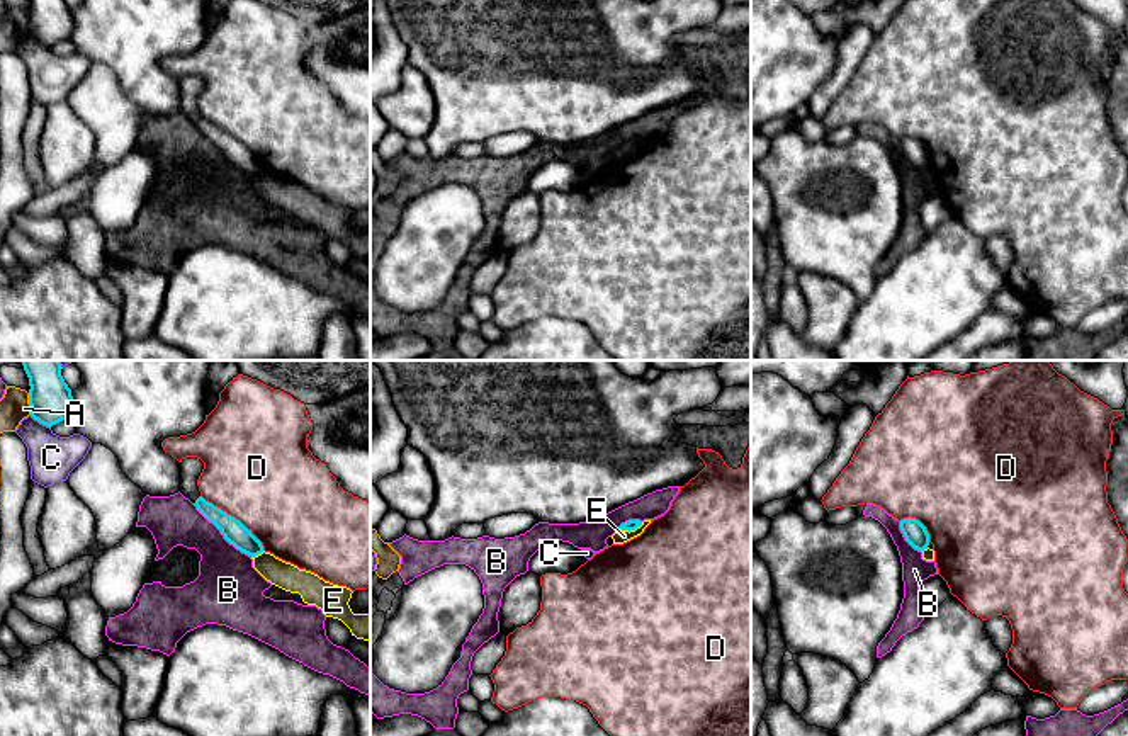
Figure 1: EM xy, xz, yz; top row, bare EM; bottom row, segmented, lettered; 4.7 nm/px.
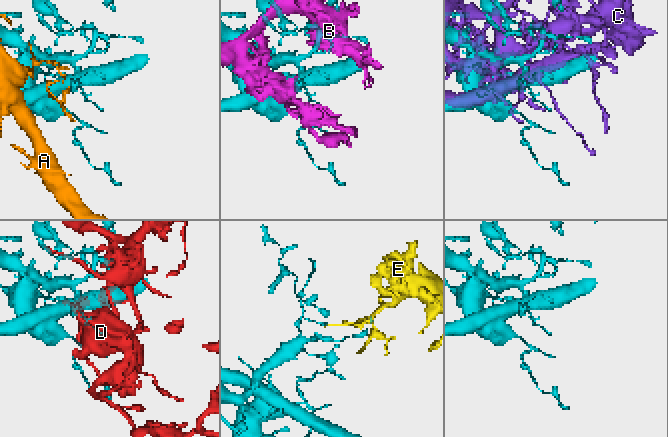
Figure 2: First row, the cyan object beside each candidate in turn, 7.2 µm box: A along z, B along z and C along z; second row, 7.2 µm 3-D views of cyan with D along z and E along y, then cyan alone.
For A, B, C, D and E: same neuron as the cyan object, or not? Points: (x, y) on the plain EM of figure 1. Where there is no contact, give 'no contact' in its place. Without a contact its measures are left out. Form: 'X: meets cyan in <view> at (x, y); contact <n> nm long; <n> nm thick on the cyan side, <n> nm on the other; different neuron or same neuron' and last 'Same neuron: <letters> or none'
A: meets cyan in xy at (29, 22); contact 110 nm long; 200 nm thick on the cyan side, 140 nm on the other; different neuron
B: meets cyan in xy at (221, 152); contact 380 nm long; 110 nm thick on the cyan side, 280 nm on the other; different neuron
C: meets cyan in xy at (39, 41); contact 120 nm long; 200 nm thick on the cyan side, 220 nm on the other; different neuron
D: meets cyan in xy at (233, 136); contact 400 nm long; 110 nm thick on the cyan side, 500 nm on the other; different neuron
E: meets cyan in xz at (631, 148); contact 120 nm long; 50 nm thick on the cyan side, 70 nm on the other; different neuron
Same neuron: none

